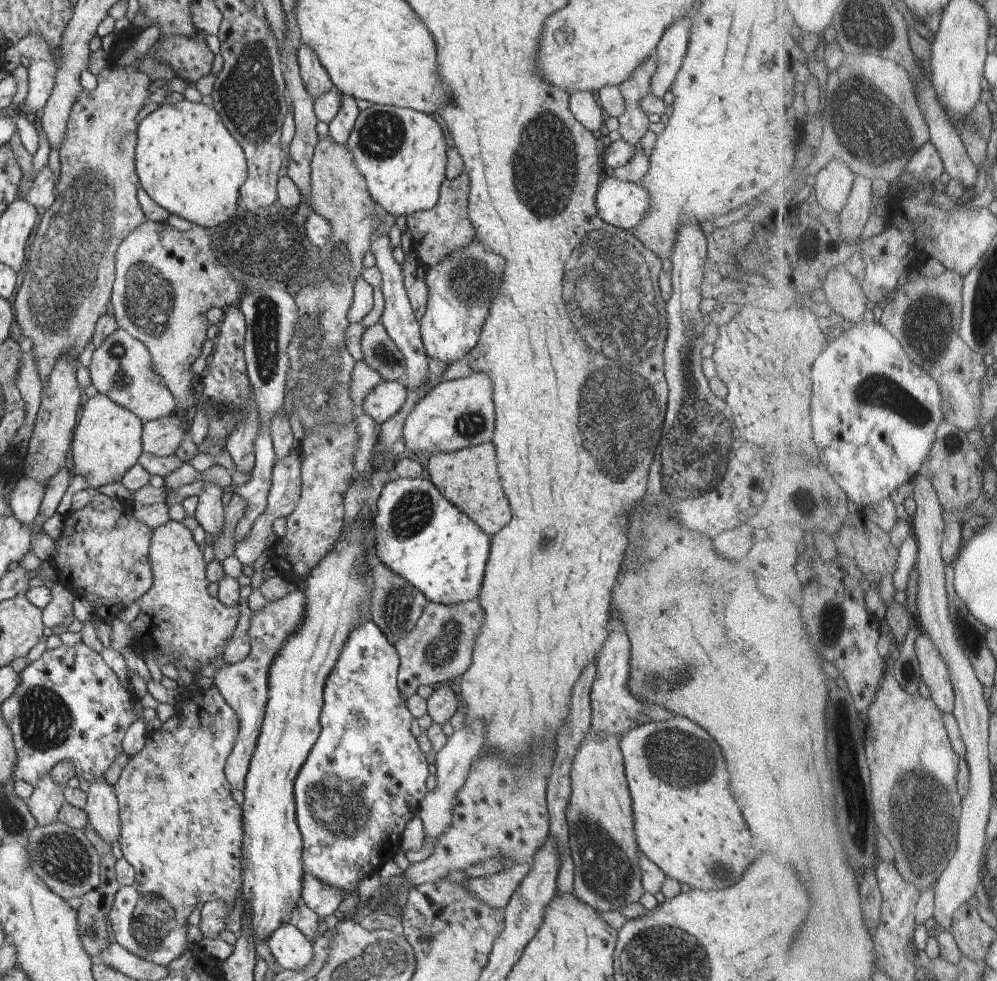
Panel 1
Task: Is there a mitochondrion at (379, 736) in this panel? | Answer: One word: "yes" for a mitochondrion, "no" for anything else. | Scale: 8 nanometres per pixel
no

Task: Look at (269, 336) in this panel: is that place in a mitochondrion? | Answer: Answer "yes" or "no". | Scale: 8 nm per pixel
yes

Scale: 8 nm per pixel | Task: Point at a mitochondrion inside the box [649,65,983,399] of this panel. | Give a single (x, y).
(874, 125)

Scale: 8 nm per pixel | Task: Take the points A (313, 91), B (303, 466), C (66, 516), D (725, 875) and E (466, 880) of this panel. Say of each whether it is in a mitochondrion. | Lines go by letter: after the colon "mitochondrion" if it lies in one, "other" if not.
A: other
B: other
C: other
D: mitochondrion
E: other

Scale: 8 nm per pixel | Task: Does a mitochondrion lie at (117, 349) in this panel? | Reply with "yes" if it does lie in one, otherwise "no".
yes

